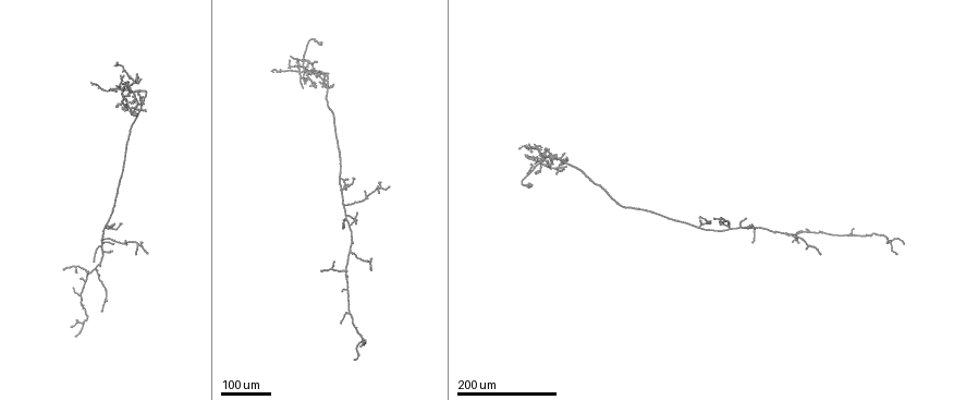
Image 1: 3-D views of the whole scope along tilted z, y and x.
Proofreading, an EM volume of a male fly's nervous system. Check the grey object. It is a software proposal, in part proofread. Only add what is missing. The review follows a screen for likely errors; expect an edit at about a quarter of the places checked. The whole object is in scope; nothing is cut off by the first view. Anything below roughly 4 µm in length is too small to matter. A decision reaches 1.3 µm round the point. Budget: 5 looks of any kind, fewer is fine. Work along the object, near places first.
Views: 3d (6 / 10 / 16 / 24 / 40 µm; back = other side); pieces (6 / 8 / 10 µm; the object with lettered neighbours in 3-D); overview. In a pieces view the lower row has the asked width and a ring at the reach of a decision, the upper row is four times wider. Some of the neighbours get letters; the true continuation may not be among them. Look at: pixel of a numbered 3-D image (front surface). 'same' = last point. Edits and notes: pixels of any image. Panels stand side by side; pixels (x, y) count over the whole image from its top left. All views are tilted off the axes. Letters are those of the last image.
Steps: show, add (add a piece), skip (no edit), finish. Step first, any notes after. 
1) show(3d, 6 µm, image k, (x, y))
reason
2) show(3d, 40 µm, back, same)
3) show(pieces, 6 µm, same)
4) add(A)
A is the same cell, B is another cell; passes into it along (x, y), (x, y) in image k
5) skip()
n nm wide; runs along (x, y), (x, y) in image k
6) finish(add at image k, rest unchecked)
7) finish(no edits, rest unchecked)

show(3d, 24 µm, image 1, (76, 337))
branch stops here

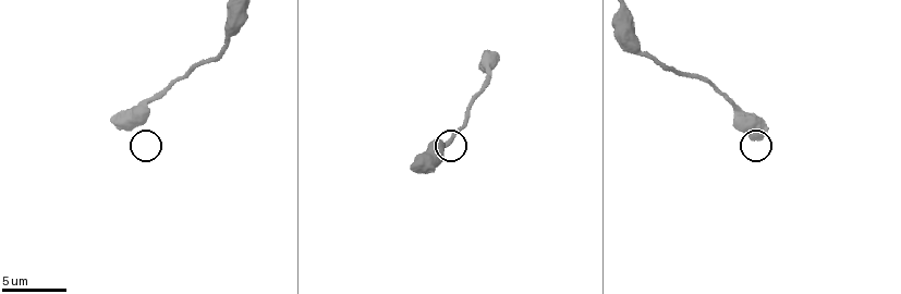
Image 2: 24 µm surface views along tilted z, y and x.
show(pieces, 10 µm, image 2, (114, 119))

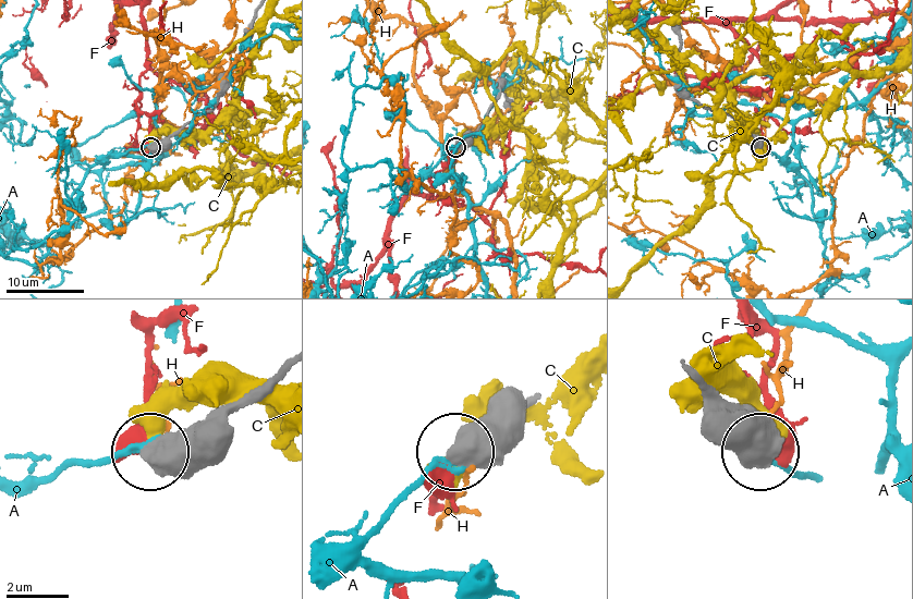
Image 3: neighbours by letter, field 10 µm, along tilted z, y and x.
skip()
530 nm wide; A, C, F and H are other cells; runs along (283, 374), (150, 450) in image 3; no lettered piece goes on from it

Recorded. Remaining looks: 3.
show(3d, 40 µm, image 1, (302, 89))
branch stops here

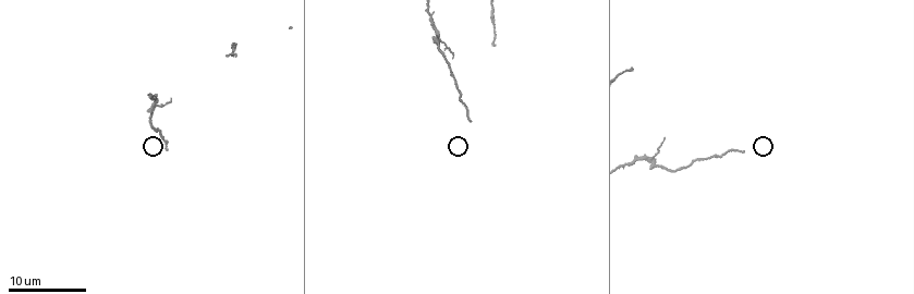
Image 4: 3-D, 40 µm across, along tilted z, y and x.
show(pieces, 10 µm, image 4, (471, 119))

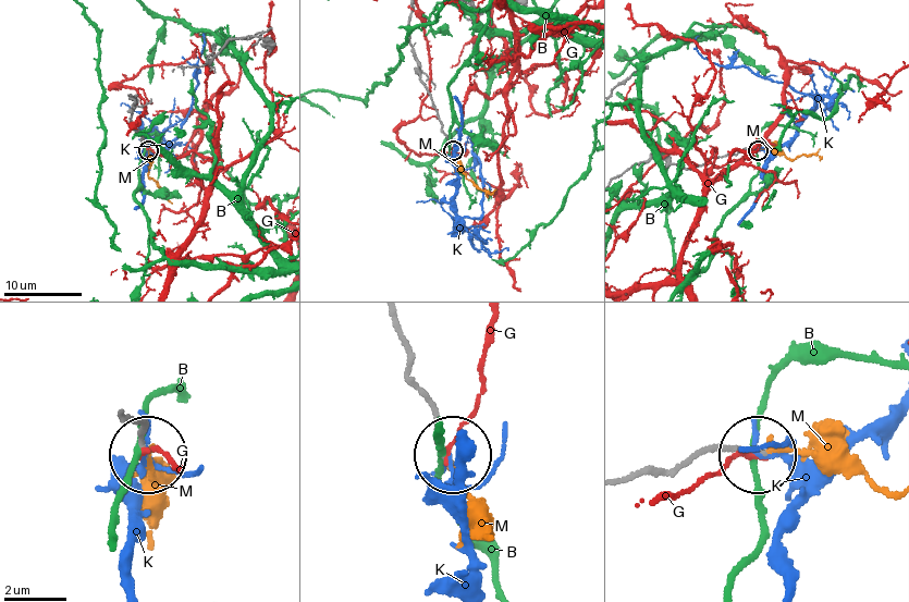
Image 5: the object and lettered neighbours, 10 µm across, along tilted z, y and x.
add(M)
140 nm wide; M is the same cell, B, G and K are other cells; it goes on there

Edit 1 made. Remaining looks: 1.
finish(add at image 5, rest unchecked)

